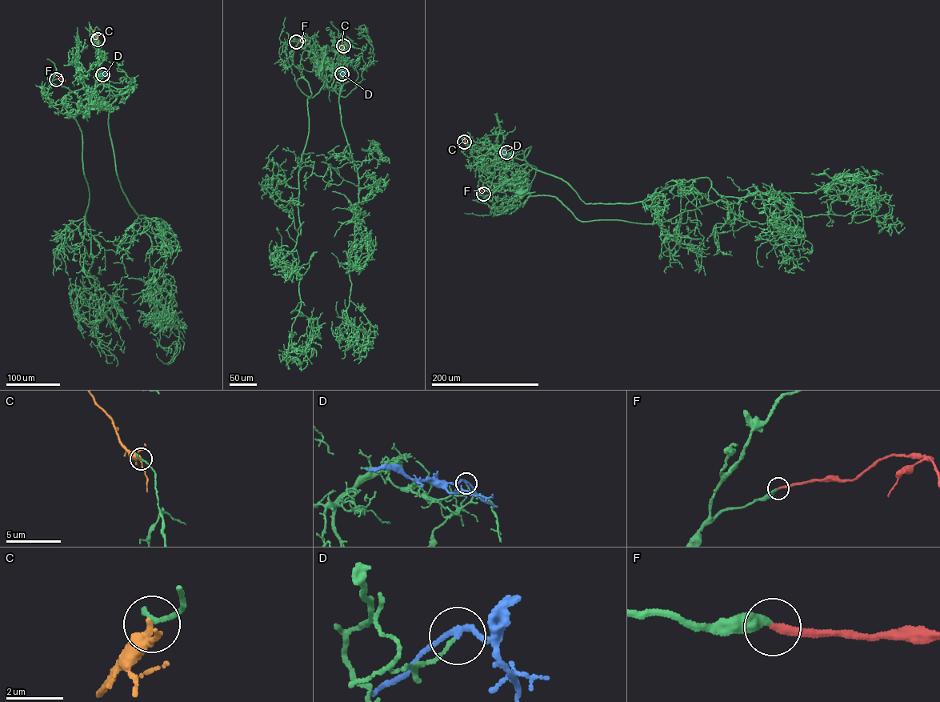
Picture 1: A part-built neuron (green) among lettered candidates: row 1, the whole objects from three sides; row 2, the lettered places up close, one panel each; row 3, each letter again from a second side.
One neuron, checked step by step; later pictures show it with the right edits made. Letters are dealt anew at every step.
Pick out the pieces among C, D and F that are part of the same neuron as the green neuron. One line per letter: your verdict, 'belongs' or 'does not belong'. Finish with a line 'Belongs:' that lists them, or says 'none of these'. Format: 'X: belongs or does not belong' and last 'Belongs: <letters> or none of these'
C: does not belong
D: does not belong
F: belongs
Belongs: F

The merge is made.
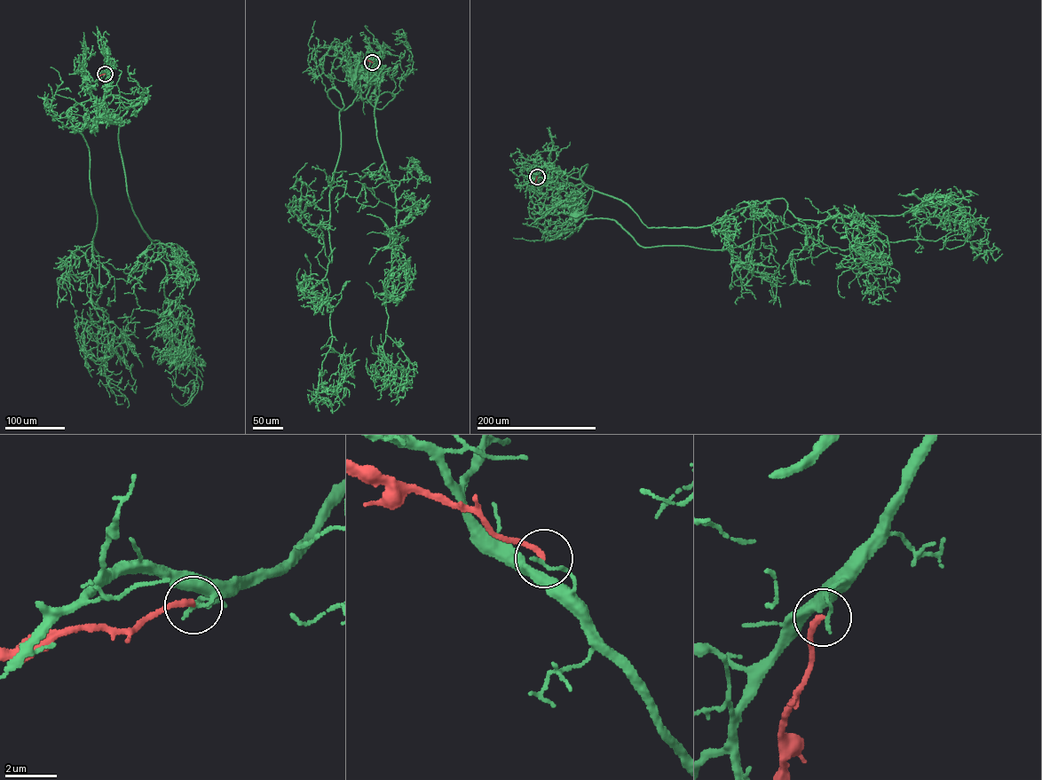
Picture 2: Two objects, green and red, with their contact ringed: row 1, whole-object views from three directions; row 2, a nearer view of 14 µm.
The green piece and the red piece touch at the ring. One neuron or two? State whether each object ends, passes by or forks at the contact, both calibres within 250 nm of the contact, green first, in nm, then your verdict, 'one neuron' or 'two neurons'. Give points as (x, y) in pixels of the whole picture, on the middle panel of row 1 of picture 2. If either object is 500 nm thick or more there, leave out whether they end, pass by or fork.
green ends there; red ends there; 130 nm thick on the green side, 240 nm on the other; two neurons

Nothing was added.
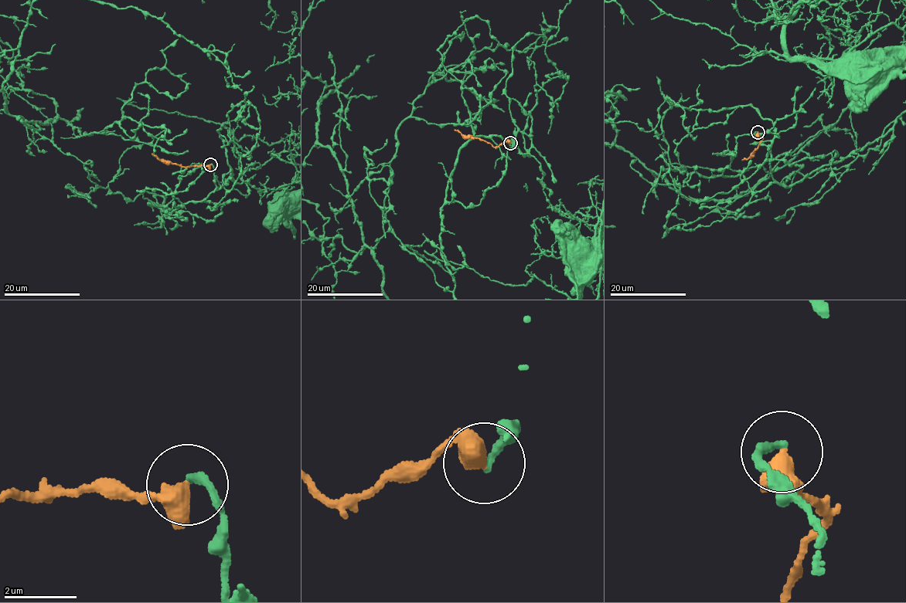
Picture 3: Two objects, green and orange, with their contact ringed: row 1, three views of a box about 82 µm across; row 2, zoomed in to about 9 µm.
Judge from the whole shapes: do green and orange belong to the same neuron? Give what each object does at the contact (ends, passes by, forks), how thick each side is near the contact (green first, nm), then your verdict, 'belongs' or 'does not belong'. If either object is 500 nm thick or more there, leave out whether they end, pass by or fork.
green ends | orange passes by | 220/400 nm | does not belong

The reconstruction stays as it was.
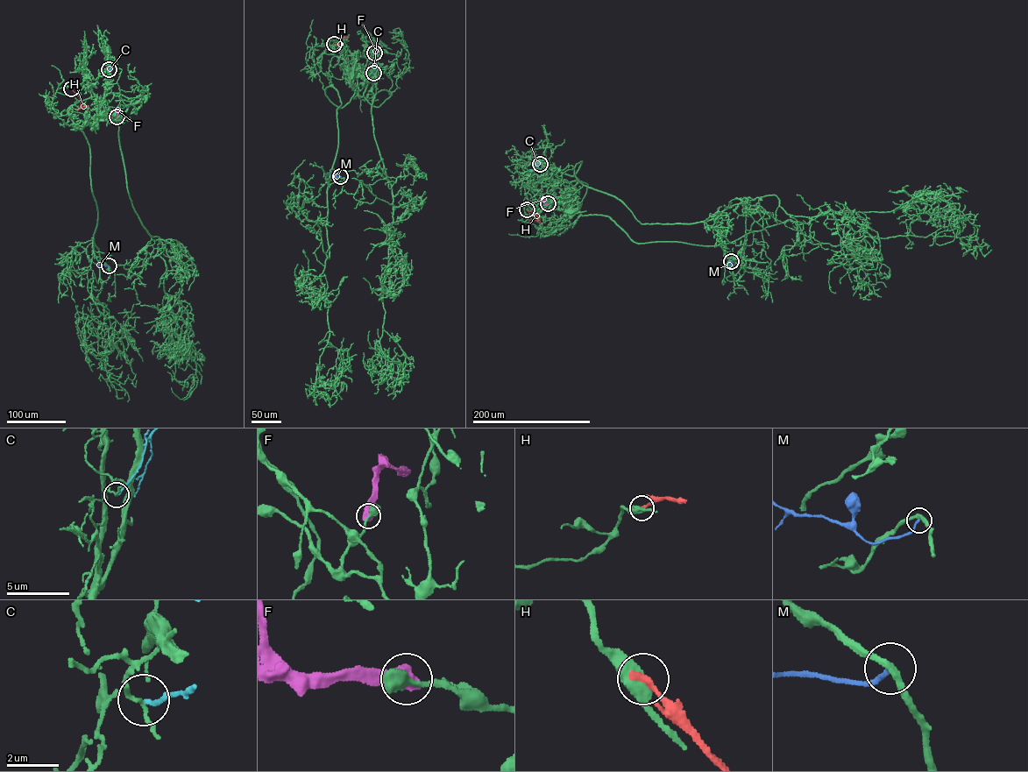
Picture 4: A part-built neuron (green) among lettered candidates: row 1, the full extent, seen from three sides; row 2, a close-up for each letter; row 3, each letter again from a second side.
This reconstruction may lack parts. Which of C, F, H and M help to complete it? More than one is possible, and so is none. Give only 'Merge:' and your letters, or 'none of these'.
Merge: none of these

